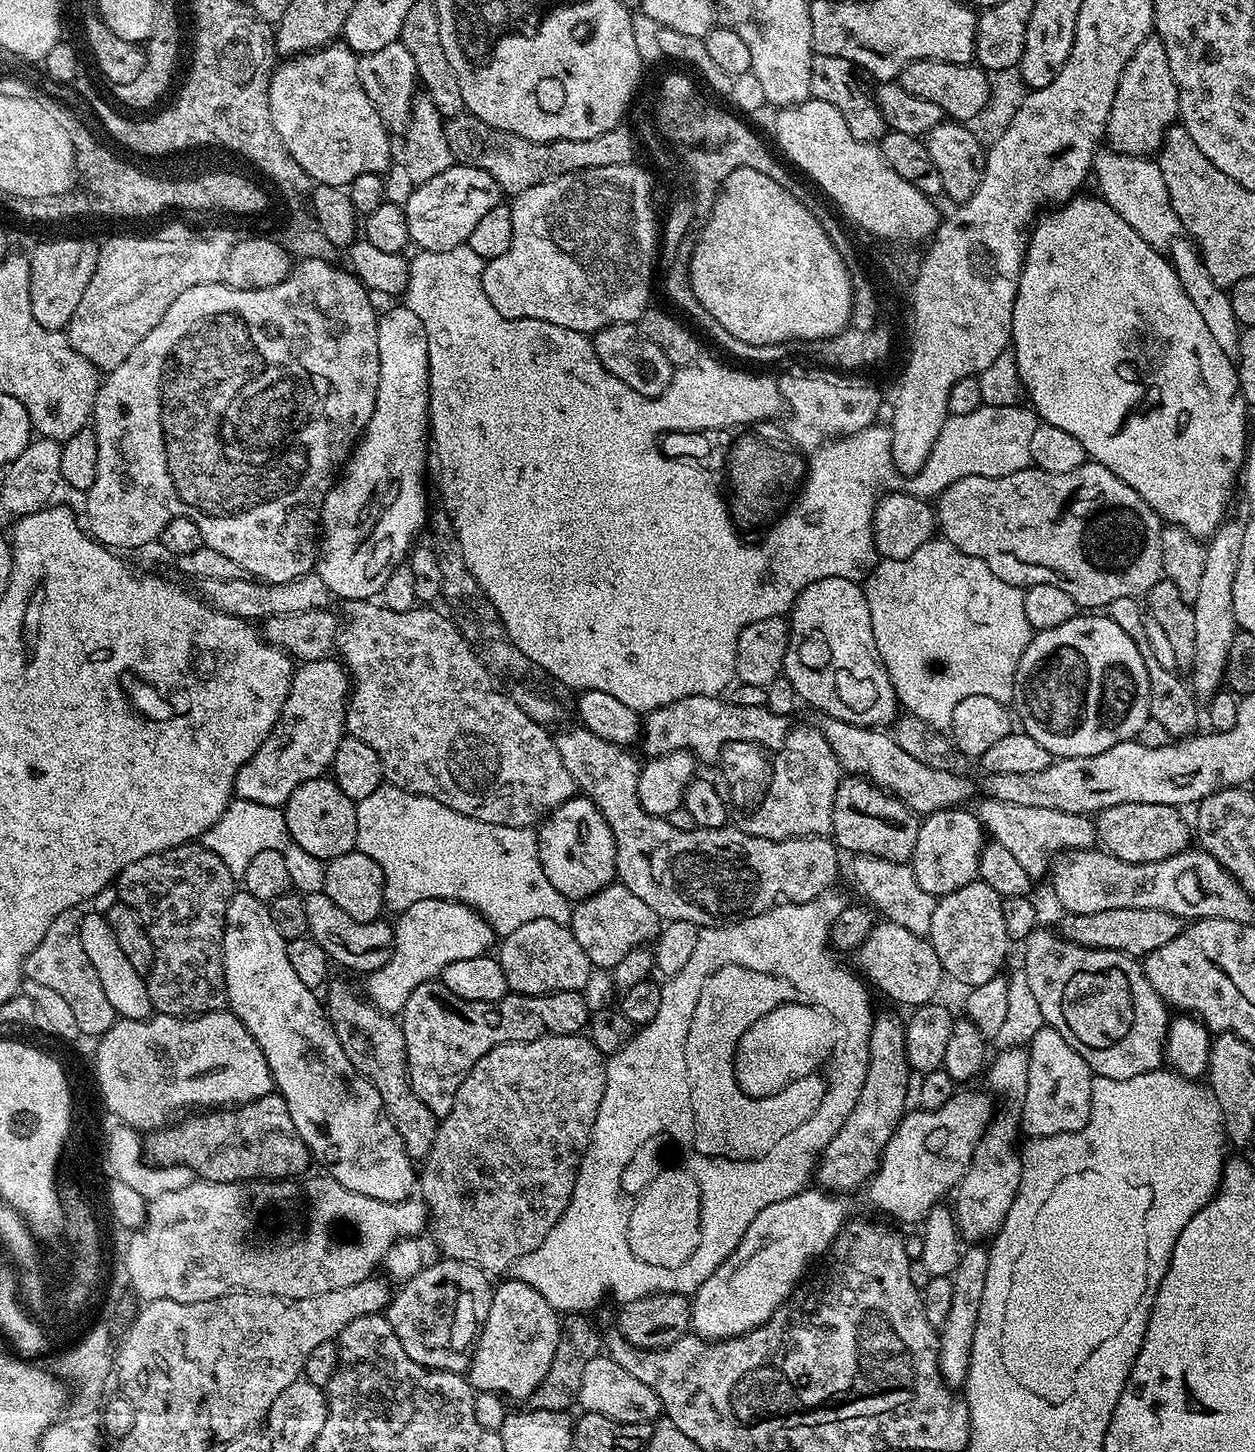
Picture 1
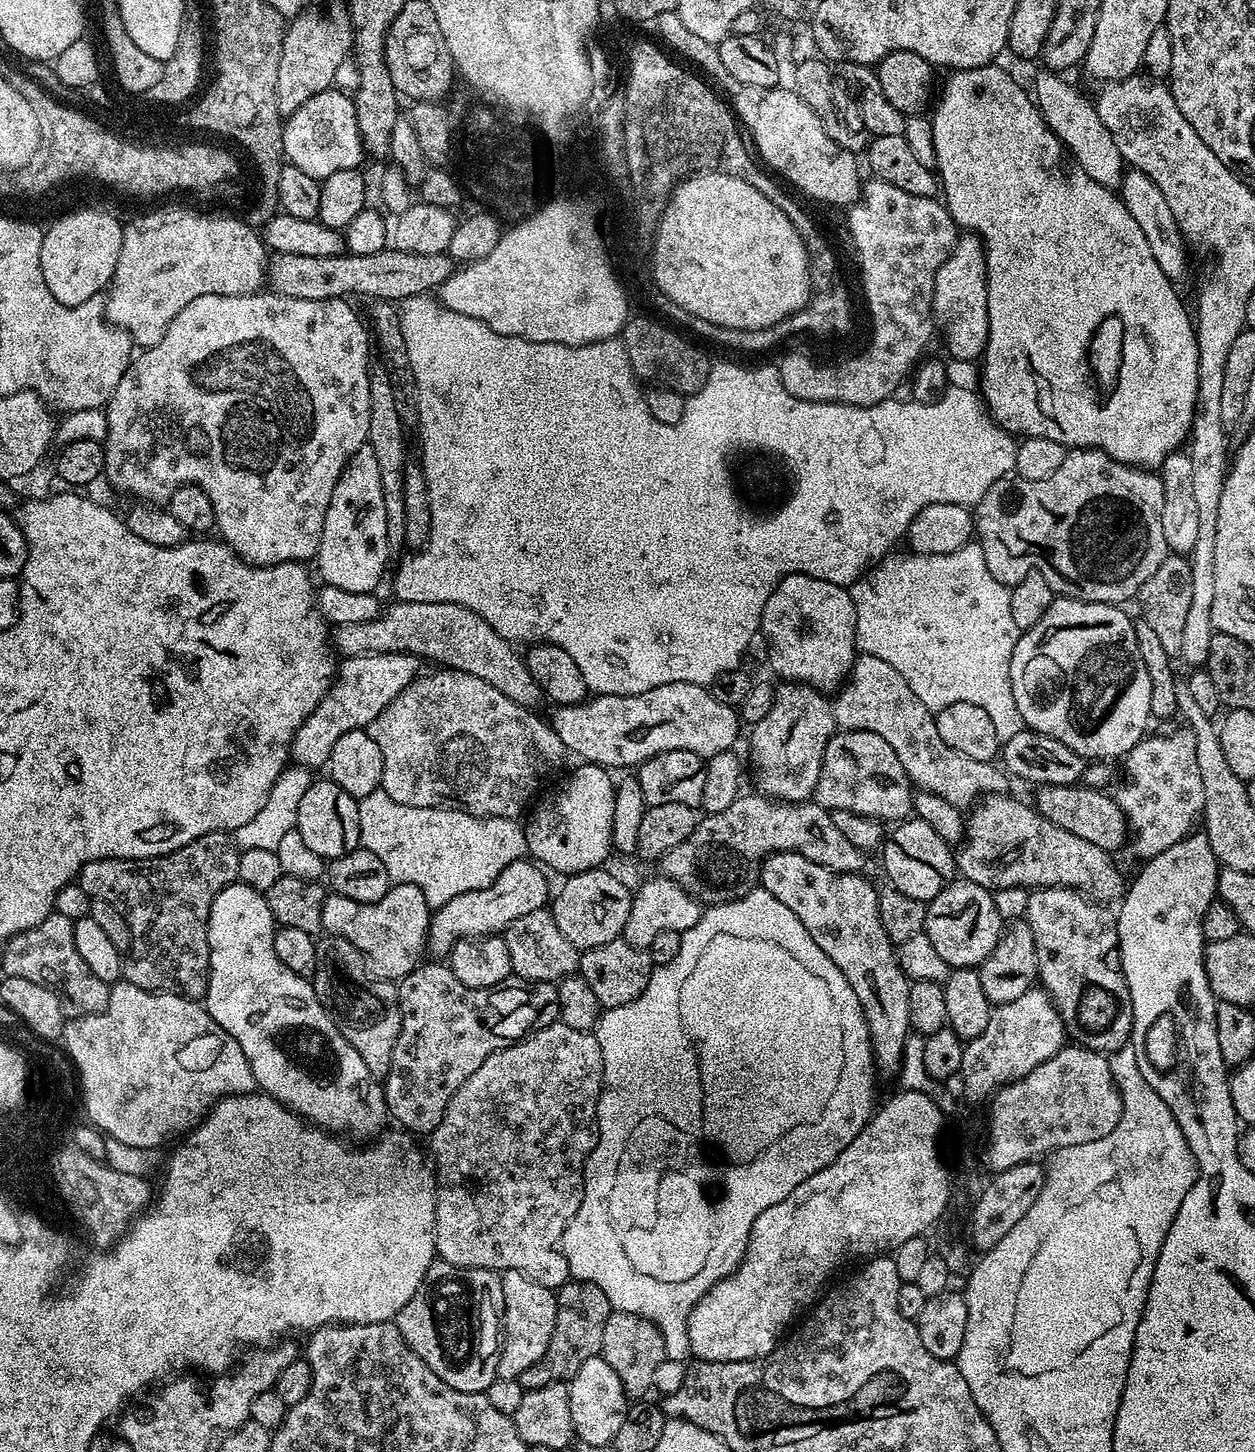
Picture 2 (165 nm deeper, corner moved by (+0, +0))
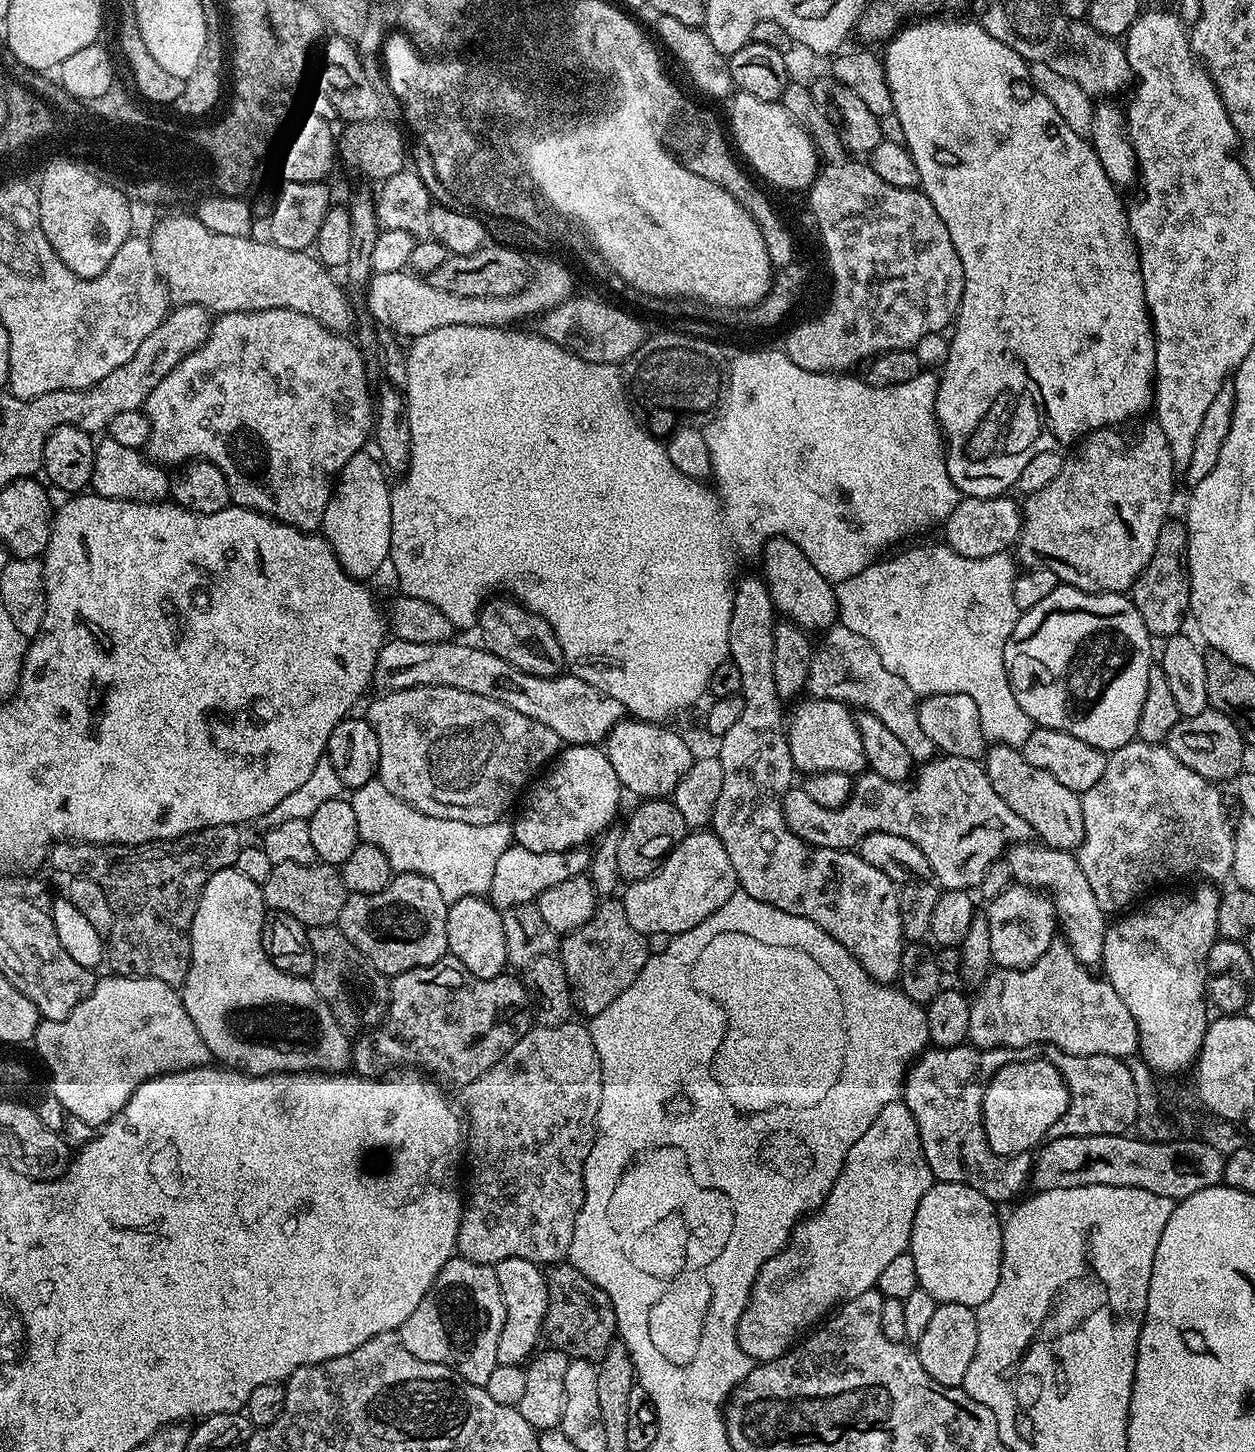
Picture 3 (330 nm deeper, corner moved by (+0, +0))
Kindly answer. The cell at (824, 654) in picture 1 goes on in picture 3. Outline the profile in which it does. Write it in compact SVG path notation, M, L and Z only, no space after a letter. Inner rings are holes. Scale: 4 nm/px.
M785 536L770 538L764 543L763 556L762 579L768 586L772 605L781 617L797 624L809 634L823 633L837 623L836 590L833 581L822 578L822 574L814 570L810 558L806 558L806 554L802 554L802 550L794 546L794 542L790 542Z

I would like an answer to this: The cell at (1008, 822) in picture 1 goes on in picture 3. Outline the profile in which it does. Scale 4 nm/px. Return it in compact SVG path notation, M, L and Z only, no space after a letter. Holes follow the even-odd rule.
M839 622L827 629L819 640L812 653L807 691L818 699L838 700L853 709L874 714L874 718L880 719L902 741L902 746L910 750L913 761L933 759L938 750L923 732L922 722L918 722L916 692L910 690L898 674L890 674L890 670L882 666L878 650L874 650L862 634L854 634L854 630Z

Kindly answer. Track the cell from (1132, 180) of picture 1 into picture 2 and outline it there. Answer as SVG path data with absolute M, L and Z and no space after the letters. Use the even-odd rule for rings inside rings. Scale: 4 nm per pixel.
M1040 70L1036 81L1030 84L1036 107L1044 115L1044 121L1050 126L1050 130L1064 143L1076 164L1082 166L1082 170L1086 170L1086 174L1090 174L1094 182L1113 190L1119 189L1126 165L1122 154L1118 154L1118 145L1114 143L1110 130L1106 130L1106 122L1098 118L1095 103L1089 97L1087 100L1070 81L1064 79L1068 78L1061 73Z

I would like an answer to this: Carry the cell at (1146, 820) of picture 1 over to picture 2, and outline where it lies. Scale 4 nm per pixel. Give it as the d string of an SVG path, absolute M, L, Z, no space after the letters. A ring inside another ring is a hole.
M1049 784L1037 792L1040 793L1034 799L1034 807L1040 815L1054 822L1054 826L1062 826L1062 830L1070 830L1070 834L1086 838L1086 842L1094 842L1094 846L1109 854L1115 853L1115 848L1120 848L1123 844L1125 847L1130 836L1128 820L1107 791L1076 784Z

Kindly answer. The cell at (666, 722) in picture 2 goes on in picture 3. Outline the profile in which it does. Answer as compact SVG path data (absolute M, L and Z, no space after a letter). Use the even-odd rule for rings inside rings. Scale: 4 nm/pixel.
M395 638L389 639L378 654L378 662L376 669L372 675L375 687L380 687L380 690L397 692L398 690L406 690L407 688L417 688L418 686L450 686L458 690L466 690L470 694L482 694L482 698L494 698L494 702L502 702L502 706L506 706L510 710L518 710L518 714L526 714L526 718L534 718L534 722L538 722L542 726L550 726L550 730L554 730L554 734L558 734L558 738L568 746L574 744L590 744L600 746L605 743L605 740L610 735L612 727L620 720L625 719L626 713L624 707L615 698L610 698L609 694L602 694L601 690L590 686L589 682L582 682L582 678L571 674L561 674L555 677L535 677L534 674L524 673L518 666L512 666L510 662L506 662L504 658L500 658L496 654L489 652L486 647L478 646L475 648L472 644L456 644L455 639L447 640L446 642L438 642L437 644L423 644L422 642L402 642Z

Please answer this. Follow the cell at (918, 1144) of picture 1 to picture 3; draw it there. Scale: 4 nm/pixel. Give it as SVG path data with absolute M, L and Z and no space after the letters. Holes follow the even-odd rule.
M903 1102L886 1106L886 1110L870 1122L866 1134L850 1146L850 1154L846 1154L846 1162L823 1204L797 1223L787 1248L761 1266L752 1287L748 1309L740 1315L736 1331L738 1346L753 1362L778 1358L797 1343L801 1333L819 1325L845 1300L853 1300L858 1298L858 1294L873 1291L882 1269L893 1258L898 1258L898 1254L909 1251L908 1243L912 1237L914 1214L918 1214L918 1202L922 1202L926 1190L930 1190L933 1183L932 1171L922 1154L914 1114L910 1114Z

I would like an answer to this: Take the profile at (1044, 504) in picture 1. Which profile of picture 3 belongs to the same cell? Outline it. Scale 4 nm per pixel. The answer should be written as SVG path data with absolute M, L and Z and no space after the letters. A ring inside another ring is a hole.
M1149 422L1141 432L1120 433L1120 430L1115 427L1095 429L1076 450L1076 457L1073 460L1072 457L1065 459L1062 474L1058 474L1058 478L1054 478L1054 482L1050 482L1050 486L1031 493L1025 499L1028 501L1023 501L1022 531L1019 540L1014 545L1015 559L1024 568L1042 567L1054 570L1054 574L1059 578L1061 584L1069 584L1070 587L1083 592L1127 593L1131 589L1133 582L1140 577L1142 570L1150 562L1150 558L1154 554L1154 546L1158 542L1158 530L1162 530L1165 520L1169 519L1170 516L1168 503L1172 500L1172 479L1177 479L1178 476L1176 465L1172 463L1170 442L1166 438L1166 434L1162 434L1159 424Z

